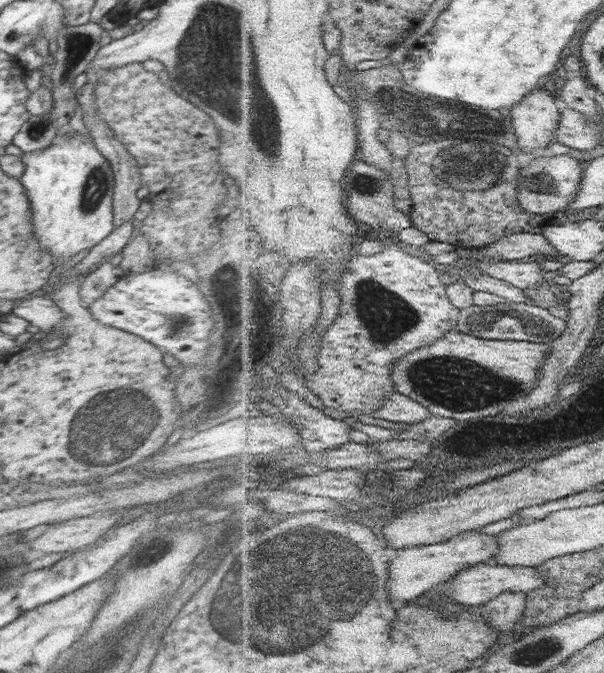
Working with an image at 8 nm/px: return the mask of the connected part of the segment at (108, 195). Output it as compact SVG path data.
M76 131L71 133L74 135L66 139L60 135L39 152L21 156L25 171L20 181L30 203L33 236L40 248L51 254L52 262L94 248L115 228L112 206L115 178L110 161L87 137Z

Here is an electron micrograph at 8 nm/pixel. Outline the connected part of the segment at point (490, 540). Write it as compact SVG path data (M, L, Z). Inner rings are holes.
M470 530L452 538L448 542L432 545L420 545L398 550L390 566L390 588L392 609L400 609L408 604L403 600L414 600L426 592L432 592L438 586L444 586L456 579L468 566L481 562L494 564L493 558L501 551L500 540L496 536L484 534L478 530Z

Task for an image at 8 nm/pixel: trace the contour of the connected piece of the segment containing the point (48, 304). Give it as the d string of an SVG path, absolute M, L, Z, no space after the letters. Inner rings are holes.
M36 296L29 300L21 300L18 306L14 306L12 313L24 318L29 324L38 326L41 330L41 335L50 333L67 316L48 296Z

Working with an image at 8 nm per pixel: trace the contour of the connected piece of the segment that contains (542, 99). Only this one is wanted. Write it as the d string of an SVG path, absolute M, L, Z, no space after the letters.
M541 84L540 88L522 101L522 104L509 111L515 118L521 147L532 158L542 153L550 153L550 142L559 141L557 138L563 113L560 112L556 101Z

